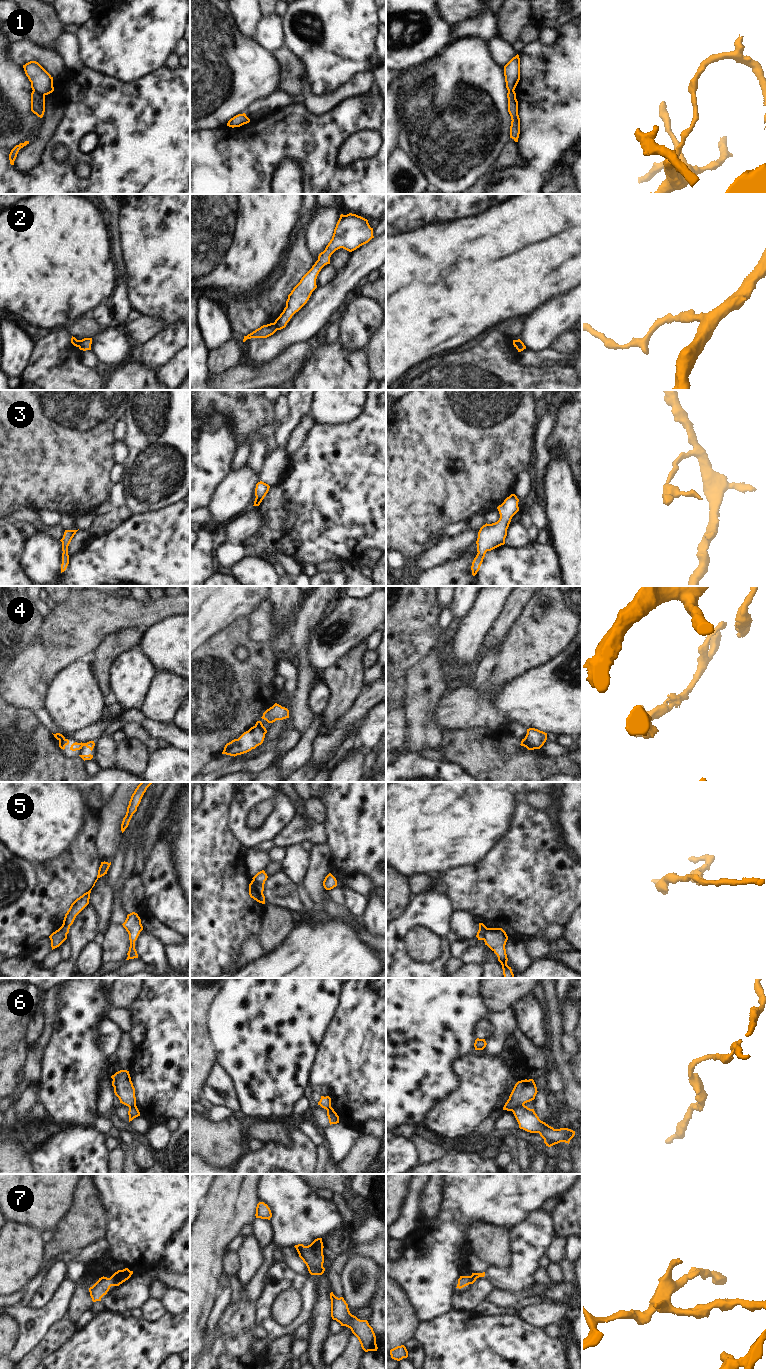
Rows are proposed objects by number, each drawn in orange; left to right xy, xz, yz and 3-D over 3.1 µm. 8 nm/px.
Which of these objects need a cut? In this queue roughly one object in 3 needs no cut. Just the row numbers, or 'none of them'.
1, 2, 4, 5, 6

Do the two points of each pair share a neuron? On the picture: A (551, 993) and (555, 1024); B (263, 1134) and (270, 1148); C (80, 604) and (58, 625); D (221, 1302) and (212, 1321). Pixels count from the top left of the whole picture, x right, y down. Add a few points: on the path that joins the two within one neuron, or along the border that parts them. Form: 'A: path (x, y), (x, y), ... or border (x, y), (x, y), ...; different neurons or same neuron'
A: path (553, 1001), (555, 1016); same neuron
B: border (286, 1127), (285, 1141), (267, 1140), (263, 1143); different neurons
C: path (75, 609), (63, 621); same neuron
D: path (219, 1307), (214, 1316); same neuron

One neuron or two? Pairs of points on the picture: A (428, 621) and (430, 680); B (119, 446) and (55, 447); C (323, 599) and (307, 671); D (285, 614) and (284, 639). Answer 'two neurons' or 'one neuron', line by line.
A: two neurons
B: two neurons
C: one neuron
D: one neuron

